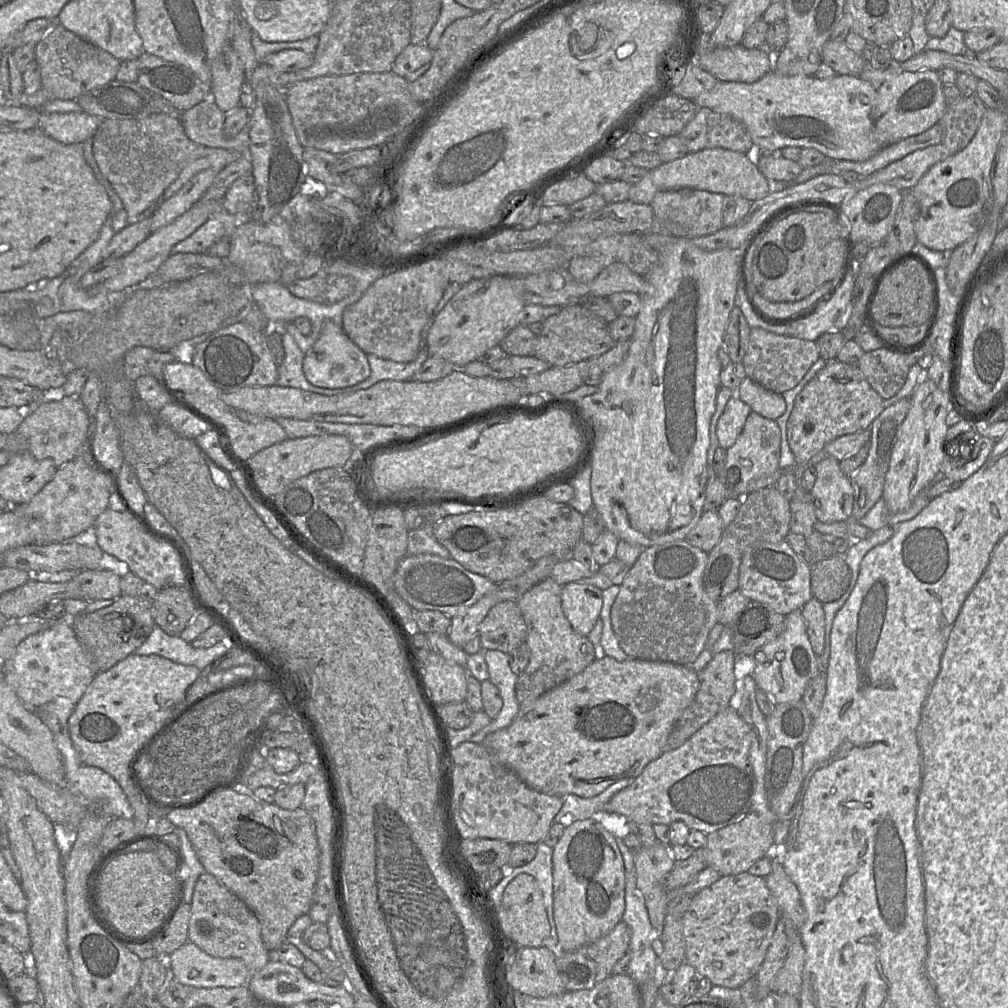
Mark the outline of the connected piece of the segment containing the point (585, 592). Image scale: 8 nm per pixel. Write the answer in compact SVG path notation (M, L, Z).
M570 582L562 587L561 604L574 631L587 636L600 617L603 590L585 583Z

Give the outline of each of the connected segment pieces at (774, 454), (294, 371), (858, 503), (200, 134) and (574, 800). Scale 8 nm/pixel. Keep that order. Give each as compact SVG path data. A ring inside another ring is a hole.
M755 412L747 417L743 430L736 442L727 449L725 464L717 478L728 490L728 498L743 498L749 483L773 475L779 468L781 455L781 431L775 420Z
M283 328L282 344L284 348L284 360L282 364L278 366L278 379L276 384L327 396L350 393L349 390L345 389L328 389L311 384L303 372L305 353L302 352L294 339L287 334Z
M903 398L884 408L870 426L870 449L863 465L854 475L849 475L853 488L852 520L859 521L882 498L886 473L893 447L899 437L899 429L912 405L911 398Z
M210 98L182 112L180 121L187 137L204 147L235 150L248 155L249 131L242 129L234 136L224 132L224 113Z
M624 778L610 785L599 795L582 798L575 794L568 794L563 797L563 805L554 818L555 823L562 823L565 827L575 820L585 820L594 814L604 811L604 805L623 788L631 785L635 778Z

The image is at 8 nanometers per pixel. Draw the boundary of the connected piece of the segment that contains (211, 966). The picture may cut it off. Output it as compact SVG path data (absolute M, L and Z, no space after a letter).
M190 941L166 959L170 975L191 988L239 987L250 978L243 960L213 957Z

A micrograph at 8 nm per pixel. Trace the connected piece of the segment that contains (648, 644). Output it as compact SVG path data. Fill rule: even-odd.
M684 539L675 540L662 545L644 548L637 561L631 567L620 585L619 593L611 609L611 622L621 649L631 658L655 662L669 662L678 665L691 666L703 649L706 648L710 630L718 623L718 603L711 599L703 587L703 573L707 564L708 553L688 544Z

